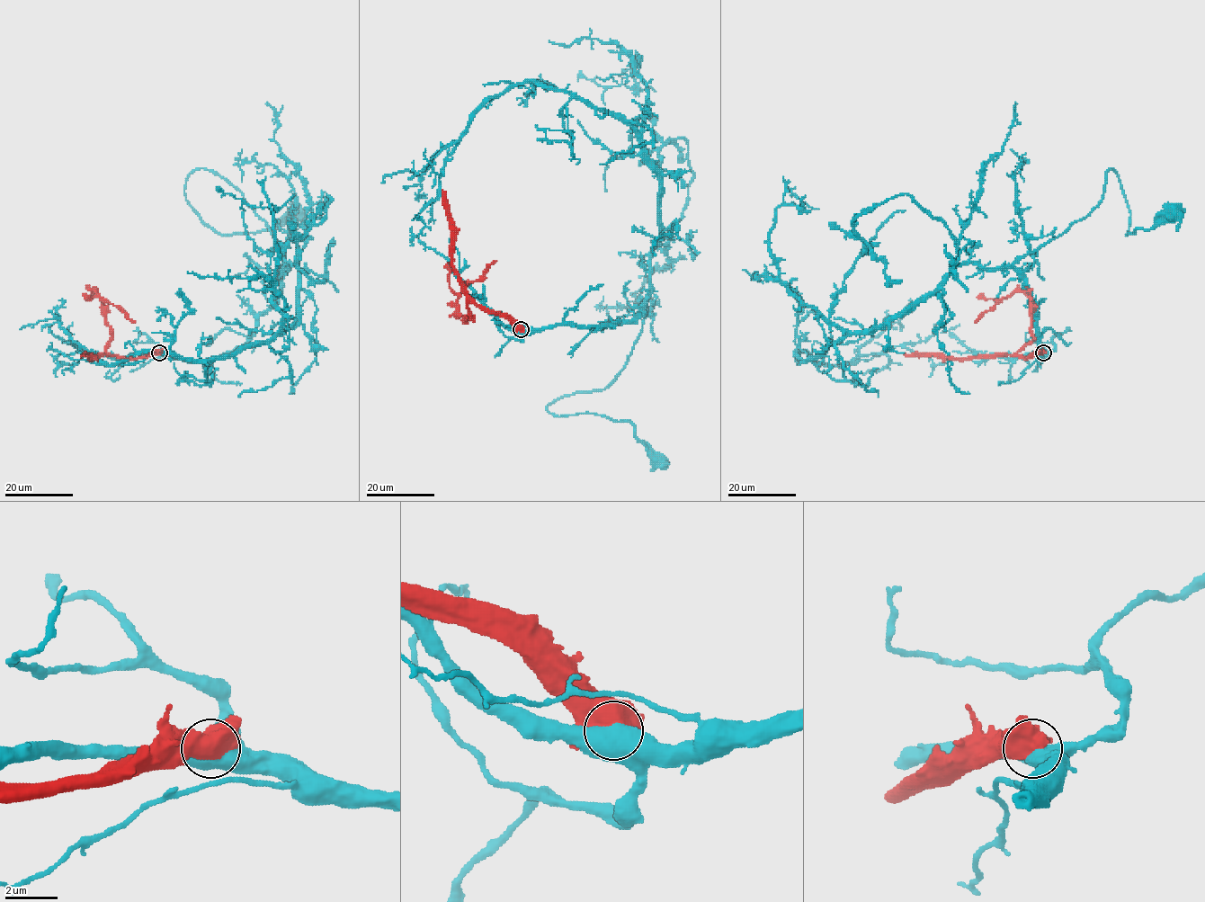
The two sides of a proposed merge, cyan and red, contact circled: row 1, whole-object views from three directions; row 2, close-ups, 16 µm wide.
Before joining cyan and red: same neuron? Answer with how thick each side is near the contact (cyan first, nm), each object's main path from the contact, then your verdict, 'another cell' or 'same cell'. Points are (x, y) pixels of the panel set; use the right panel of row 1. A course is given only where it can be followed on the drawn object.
calibres 800 and 750 nm; course cyan (1044, 352), (1039, 361), (1037, 308), (1013, 265), (1082, 220), (1110, 169), (1130, 213), (1127, 235), (1175, 209); course red (1044, 352), (1030, 357), (1015, 353), (1032, 338), (1031, 301), (1024, 292), (1007, 295), (975, 322); another cell

